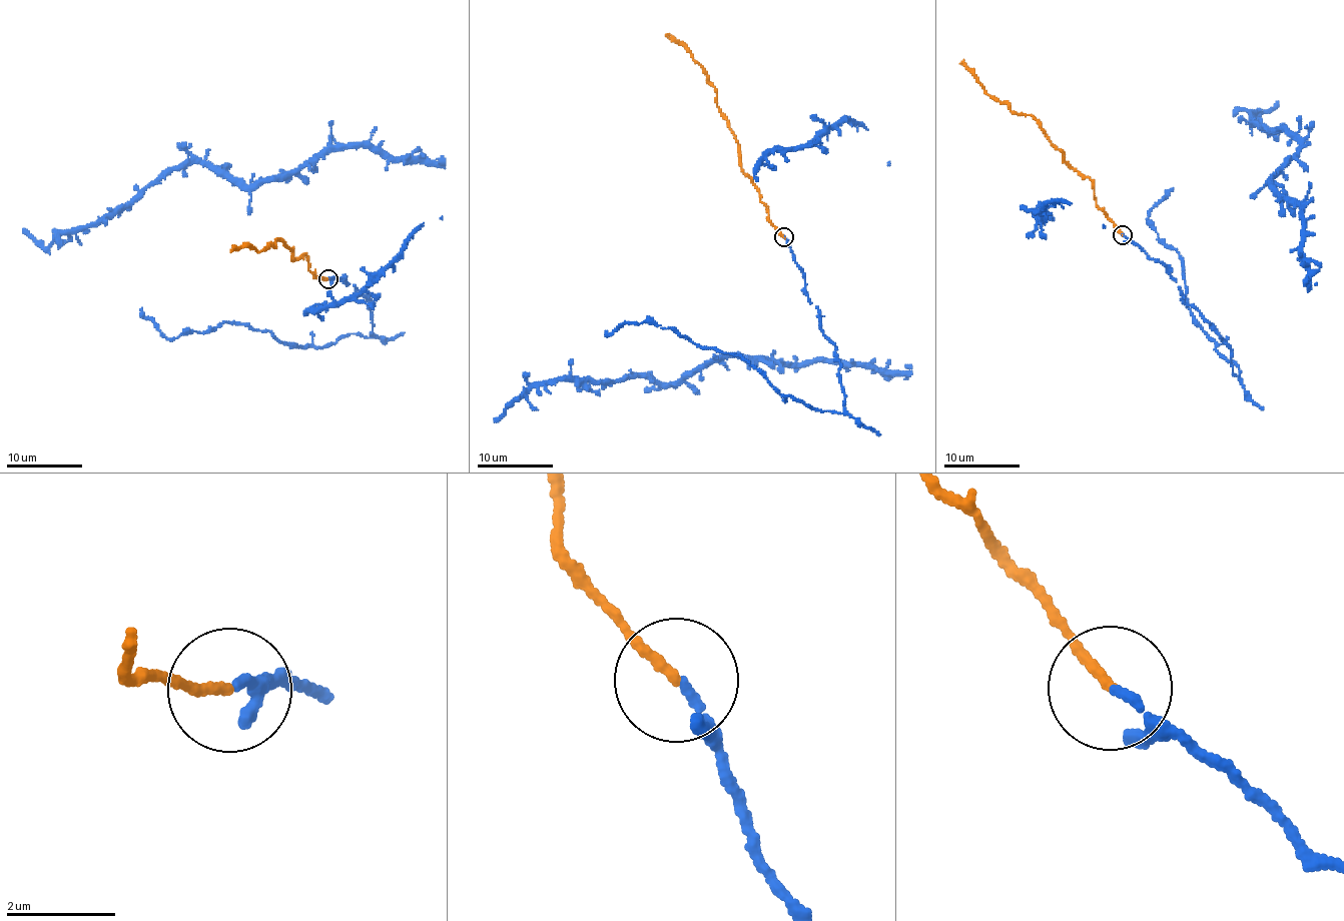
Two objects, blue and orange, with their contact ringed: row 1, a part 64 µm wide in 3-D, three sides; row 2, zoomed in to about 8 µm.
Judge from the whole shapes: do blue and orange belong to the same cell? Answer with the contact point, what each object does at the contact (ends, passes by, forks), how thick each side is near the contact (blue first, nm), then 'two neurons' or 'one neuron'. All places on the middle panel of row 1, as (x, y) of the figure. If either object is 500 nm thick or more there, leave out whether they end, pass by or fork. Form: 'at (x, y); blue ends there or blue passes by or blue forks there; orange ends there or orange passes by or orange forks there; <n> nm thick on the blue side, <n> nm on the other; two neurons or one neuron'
at (784, 237); blue ends there; orange ends there; 150 nm thick on the blue side, 170 nm on the other; one neuron

